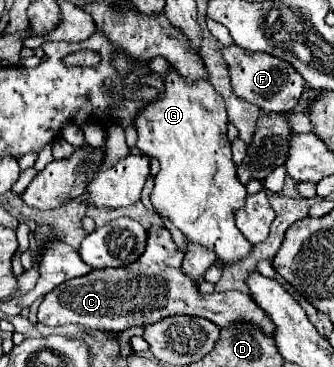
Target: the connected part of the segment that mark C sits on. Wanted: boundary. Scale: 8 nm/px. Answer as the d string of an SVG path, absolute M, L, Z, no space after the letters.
M152 225L148 229L144 253L128 267L116 269L92 269L90 273L64 281L54 291L50 291L38 309L38 321L44 325L84 325L98 331L120 333L136 325L152 325L164 317L172 315L194 315L204 317L218 327L232 327L234 323L252 323L258 331L274 339L276 327L272 319L256 307L250 295L240 291L200 295L196 283L188 279L182 271L182 251L170 237L170 231L162 225Z

